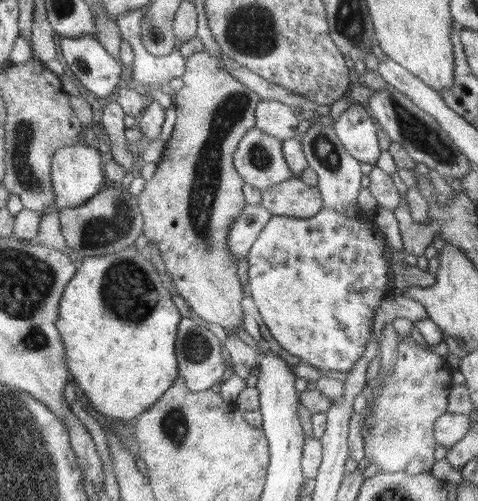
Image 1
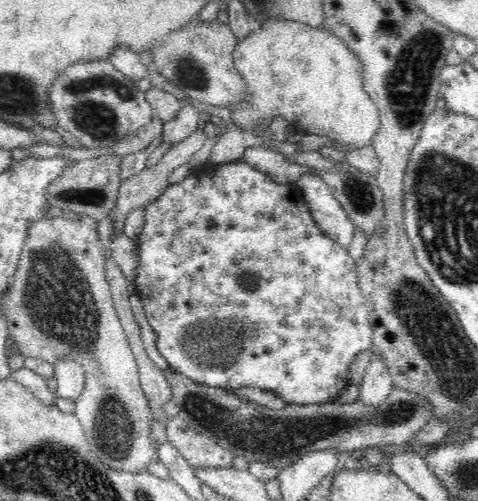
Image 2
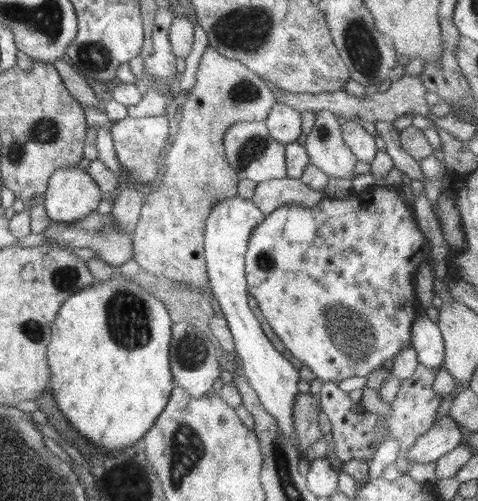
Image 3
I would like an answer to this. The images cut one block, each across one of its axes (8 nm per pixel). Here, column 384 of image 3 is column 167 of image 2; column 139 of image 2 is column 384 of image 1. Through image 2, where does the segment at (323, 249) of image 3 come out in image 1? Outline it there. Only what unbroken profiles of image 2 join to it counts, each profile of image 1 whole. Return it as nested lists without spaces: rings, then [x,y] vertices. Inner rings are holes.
[[[323,206],[323,210],[320,210],[320,213],[313,218],[304,219],[272,215],[270,221],[266,223],[266,226],[258,234],[258,238],[254,241],[248,253],[250,268],[248,268],[249,281],[247,282],[247,288],[252,294],[252,298],[270,334],[286,352],[298,356],[302,360],[307,360],[312,367],[320,370],[330,370],[337,373],[348,372],[352,365],[356,363],[356,359],[360,358],[360,355],[364,353],[366,343],[370,339],[370,331],[376,330],[374,327],[374,313],[378,309],[380,299],[388,297],[390,292],[393,292],[390,278],[388,278],[388,266],[386,266],[387,252],[389,252],[389,245],[386,241],[386,235],[376,224],[375,210],[370,210],[367,214],[362,213],[362,216],[357,219],[341,216],[332,210],[327,210],[326,206]]]

